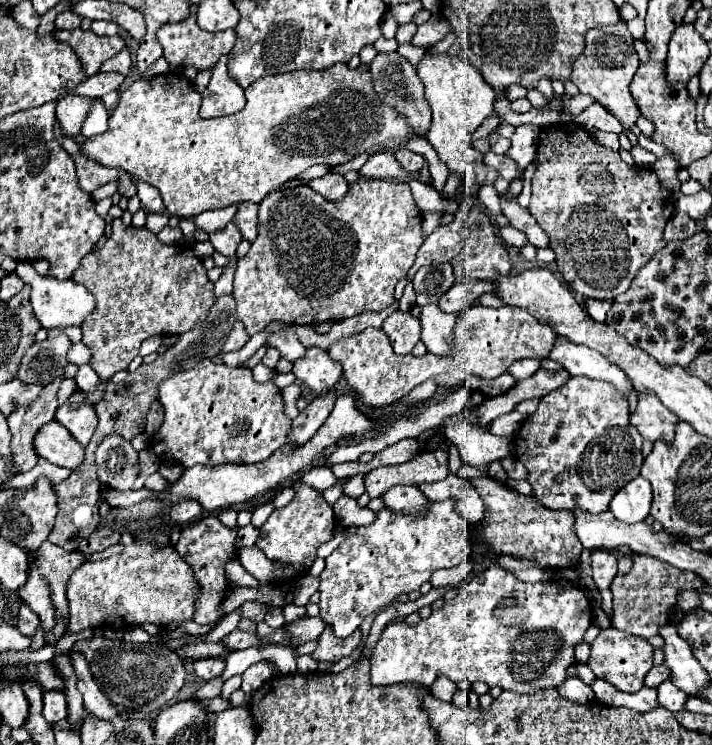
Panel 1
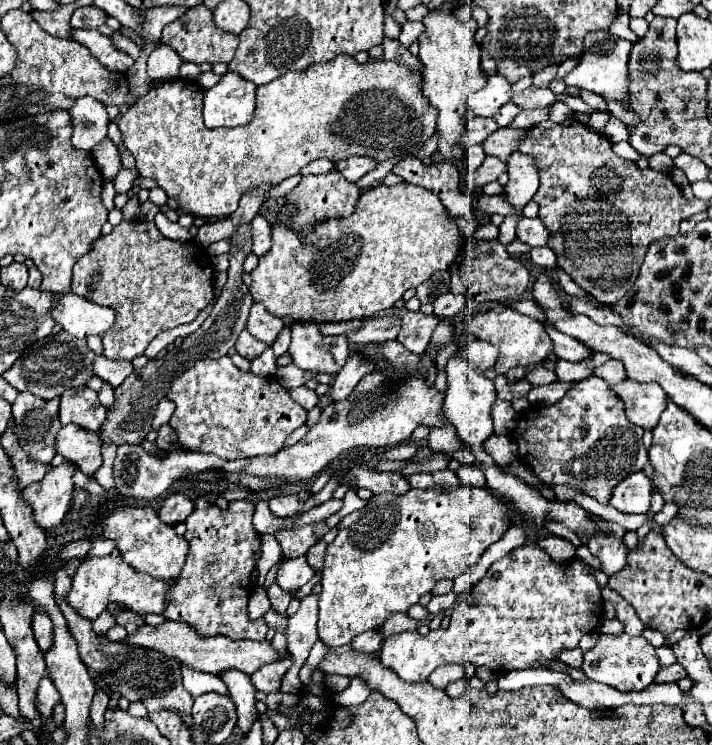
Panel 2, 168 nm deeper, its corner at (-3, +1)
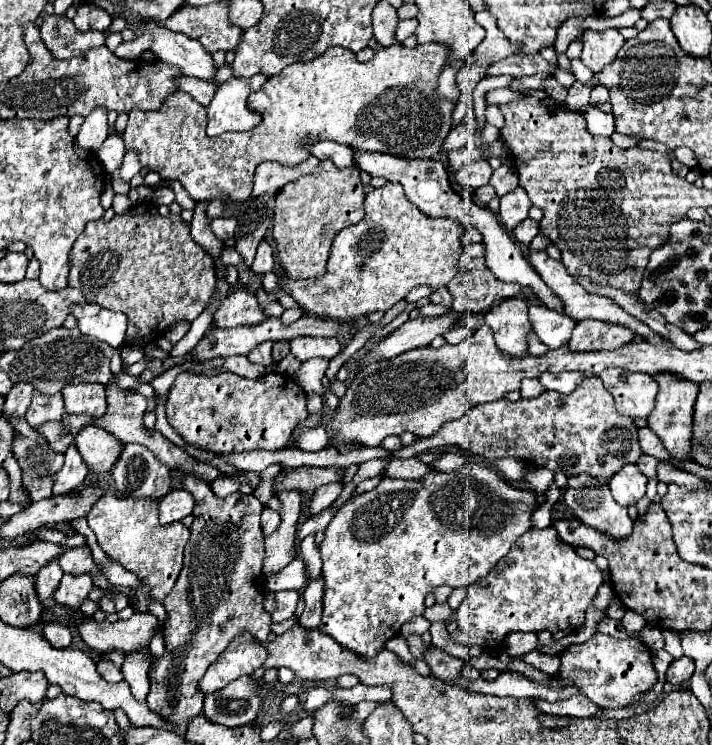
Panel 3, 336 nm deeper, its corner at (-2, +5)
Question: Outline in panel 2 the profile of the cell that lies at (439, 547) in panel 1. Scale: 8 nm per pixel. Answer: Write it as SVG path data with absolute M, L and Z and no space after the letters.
M458 485L458 489L410 489L404 495L374 495L364 509L346 515L338 523L338 535L326 547L318 615L320 641L328 647L346 645L368 629L380 629L390 615L406 613L424 593L430 593L440 579L458 579L480 561L492 543L504 537L514 513L516 509L492 489L474 485Z

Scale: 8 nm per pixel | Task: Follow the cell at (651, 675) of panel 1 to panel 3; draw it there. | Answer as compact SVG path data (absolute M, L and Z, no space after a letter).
M681 657L681 659L675 659L669 669L667 669L667 681L669 683L683 683L683 681L689 681L691 675L695 671L695 663L693 659L689 657Z

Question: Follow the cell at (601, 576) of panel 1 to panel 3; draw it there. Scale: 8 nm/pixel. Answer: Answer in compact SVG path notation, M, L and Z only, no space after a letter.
M581 473L581 475L573 475L569 477L567 483L567 491L565 491L565 503L573 509L573 513L579 517L579 521L583 521L585 525L605 533L607 537L613 539L623 539L631 533L633 529L633 521L627 515L627 507L621 507L615 503L609 487L603 481L597 481L595 477Z

